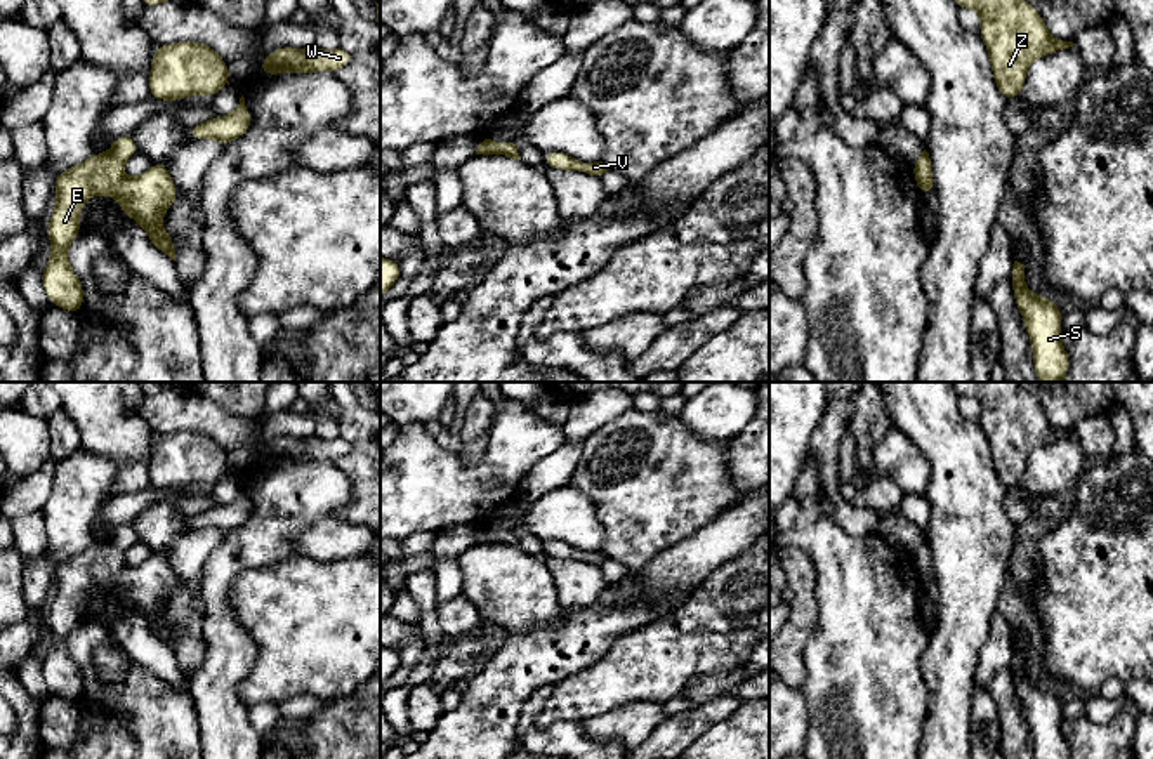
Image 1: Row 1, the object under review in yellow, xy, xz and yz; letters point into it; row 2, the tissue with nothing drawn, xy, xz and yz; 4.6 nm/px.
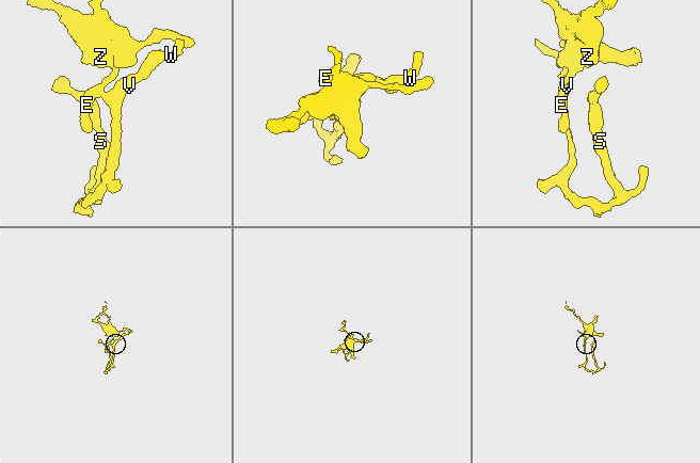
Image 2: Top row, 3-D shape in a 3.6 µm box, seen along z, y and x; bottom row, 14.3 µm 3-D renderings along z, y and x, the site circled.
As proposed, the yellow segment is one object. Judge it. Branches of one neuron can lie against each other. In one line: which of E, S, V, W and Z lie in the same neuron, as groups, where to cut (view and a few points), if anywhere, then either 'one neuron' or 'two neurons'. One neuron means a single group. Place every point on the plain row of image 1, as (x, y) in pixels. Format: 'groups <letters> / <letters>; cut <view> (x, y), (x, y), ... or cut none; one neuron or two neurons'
groups E S V W Z; cut none; one neuron

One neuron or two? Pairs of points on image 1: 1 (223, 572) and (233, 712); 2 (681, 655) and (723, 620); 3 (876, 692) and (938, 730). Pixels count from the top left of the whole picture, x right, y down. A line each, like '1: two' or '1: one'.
1: one
2: two
3: two

